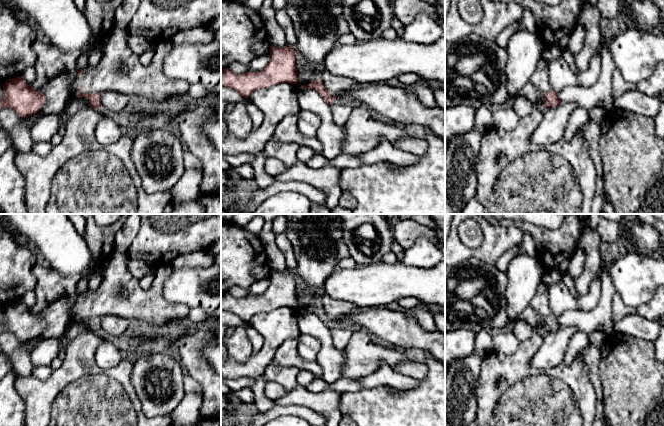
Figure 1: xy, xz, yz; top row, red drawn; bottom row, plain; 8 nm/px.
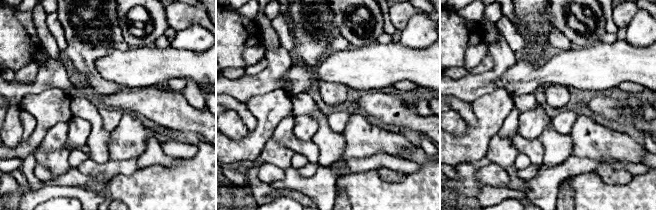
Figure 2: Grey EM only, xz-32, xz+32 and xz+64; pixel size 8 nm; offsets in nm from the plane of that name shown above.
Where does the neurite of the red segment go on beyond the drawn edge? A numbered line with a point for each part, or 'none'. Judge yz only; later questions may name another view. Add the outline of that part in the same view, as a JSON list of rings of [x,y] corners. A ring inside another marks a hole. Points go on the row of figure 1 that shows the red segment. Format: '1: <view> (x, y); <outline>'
1: yz (540, 79); [[[540,58],[537,68],[532,75],[530,81],[540,92],[548,93],[553,90],[549,74],[549,62],[547,62],[543,58]]]

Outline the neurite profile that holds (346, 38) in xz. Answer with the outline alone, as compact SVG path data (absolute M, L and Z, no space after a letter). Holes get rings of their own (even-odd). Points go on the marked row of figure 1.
M344 34L339 37L339 44L345 44L345 43L357 43L358 39L352 34Z

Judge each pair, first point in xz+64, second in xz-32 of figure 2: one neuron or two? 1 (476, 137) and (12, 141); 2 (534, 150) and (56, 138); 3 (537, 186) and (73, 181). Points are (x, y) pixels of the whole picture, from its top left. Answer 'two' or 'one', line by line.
1: two
2: one
3: one

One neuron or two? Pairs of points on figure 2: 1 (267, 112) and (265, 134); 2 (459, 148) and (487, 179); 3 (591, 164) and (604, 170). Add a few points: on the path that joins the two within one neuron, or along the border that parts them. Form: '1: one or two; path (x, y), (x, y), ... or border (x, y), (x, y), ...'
1: one; path (267, 117), (265, 129)
2: two; border (469, 162), (461, 162), (454, 167)
3: two; border (619, 167), (599, 164), (593, 170)

